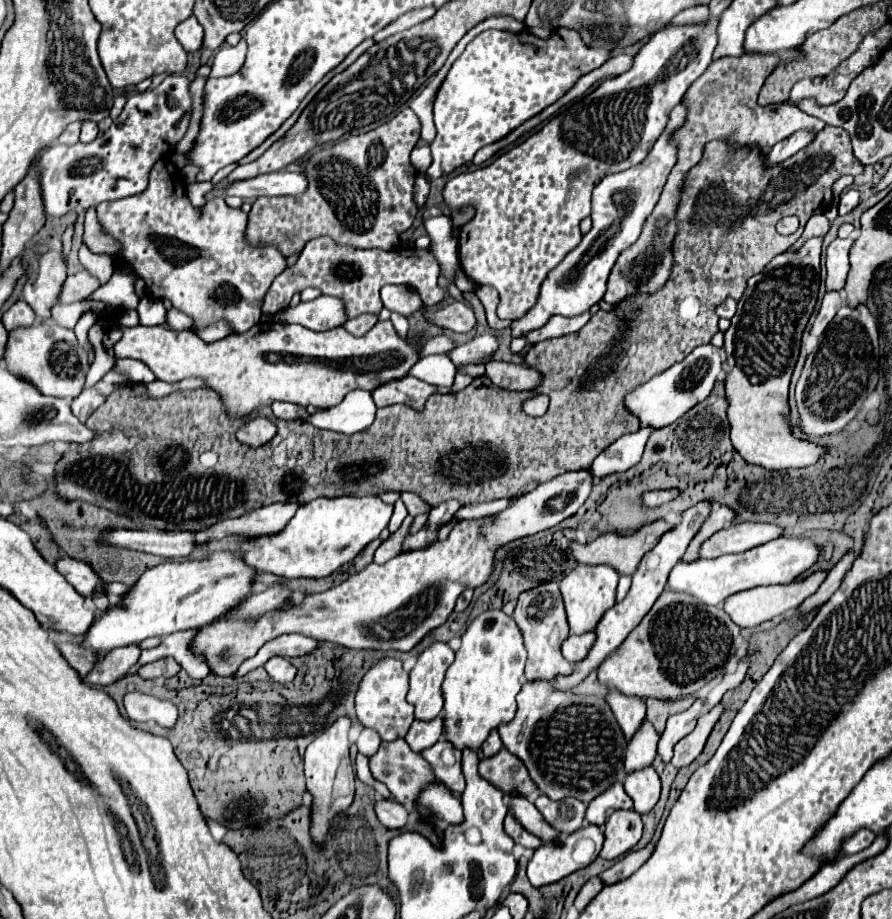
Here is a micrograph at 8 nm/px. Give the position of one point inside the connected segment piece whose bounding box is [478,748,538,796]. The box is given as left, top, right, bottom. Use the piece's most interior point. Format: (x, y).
(505, 771)

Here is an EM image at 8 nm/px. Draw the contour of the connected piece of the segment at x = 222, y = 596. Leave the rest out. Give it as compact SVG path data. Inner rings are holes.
M228 552L212 554L206 560L162 562L146 570L122 596L120 604L108 606L108 610L92 622L80 646L94 652L108 652L118 646L140 644L152 636L168 636L172 632L206 626L234 608L248 594L252 580L254 570Z

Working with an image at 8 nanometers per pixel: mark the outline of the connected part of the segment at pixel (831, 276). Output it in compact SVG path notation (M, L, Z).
M836 238L834 242L830 242L828 250L826 250L826 268L828 268L828 276L826 276L826 290L842 290L846 284L846 276L850 272L850 248L852 248L854 240L852 238Z

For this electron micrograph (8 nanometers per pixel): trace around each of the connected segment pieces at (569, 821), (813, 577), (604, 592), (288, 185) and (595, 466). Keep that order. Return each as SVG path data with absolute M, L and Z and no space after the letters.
M540 794L534 806L540 810L544 820L558 830L560 834L574 832L584 822L586 804L578 798L564 798L564 800L550 800L546 794Z
M816 570L814 574L810 574L808 578L802 578L802 580L794 580L790 584L782 584L782 586L756 586L756 588L750 588L750 590L742 590L742 592L736 592L732 596L728 596L724 600L724 612L732 618L734 624L738 624L740 628L754 628L754 626L760 626L762 622L766 620L772 620L780 614L786 614L786 612L792 612L796 610L808 596L812 596L818 586L824 582L828 570Z
M578 564L572 572L568 572L560 580L560 592L564 598L568 624L572 634L584 634L588 630L594 630L600 616L614 606L616 598L616 584L618 584L618 572L612 566L586 566Z
M272 172L252 180L240 180L236 186L224 190L226 196L260 198L260 196L300 196L308 190L308 178L304 172Z
M642 426L636 432L620 436L604 452L600 452L600 456L592 462L592 466L590 466L592 474L600 478L600 476L606 476L612 472L624 472L624 470L632 468L642 458L644 446L652 432L656 432L656 428Z

